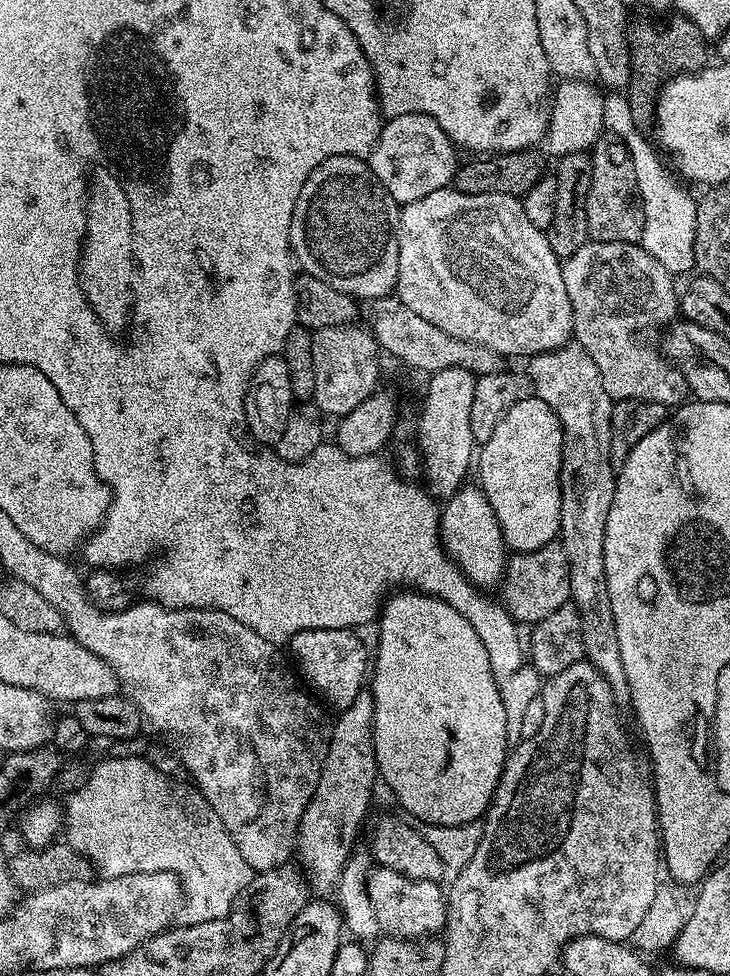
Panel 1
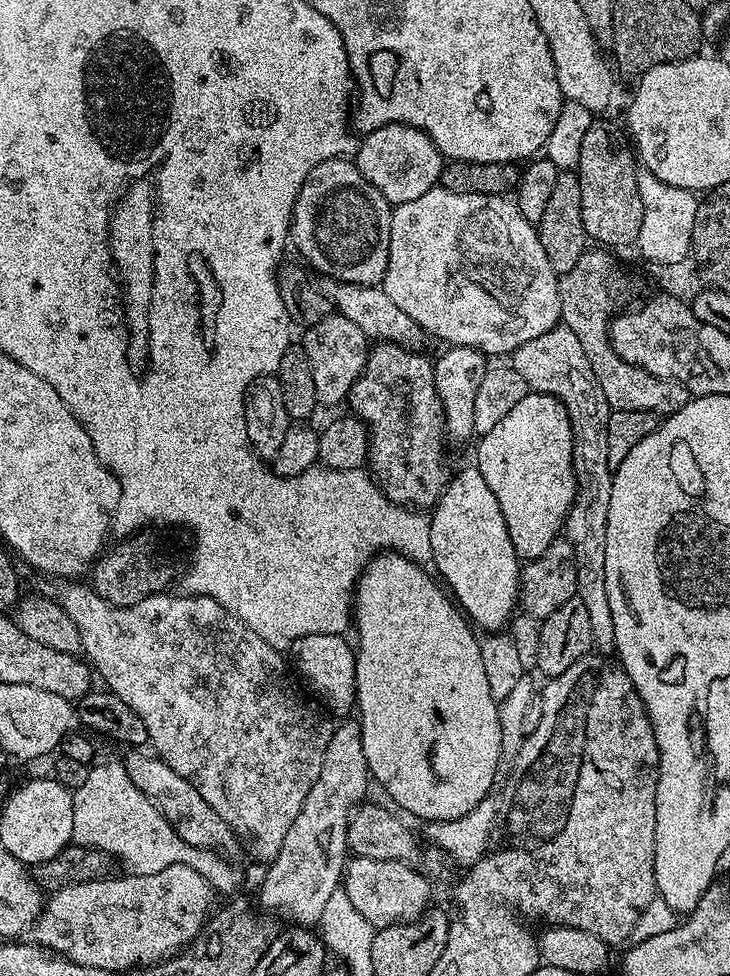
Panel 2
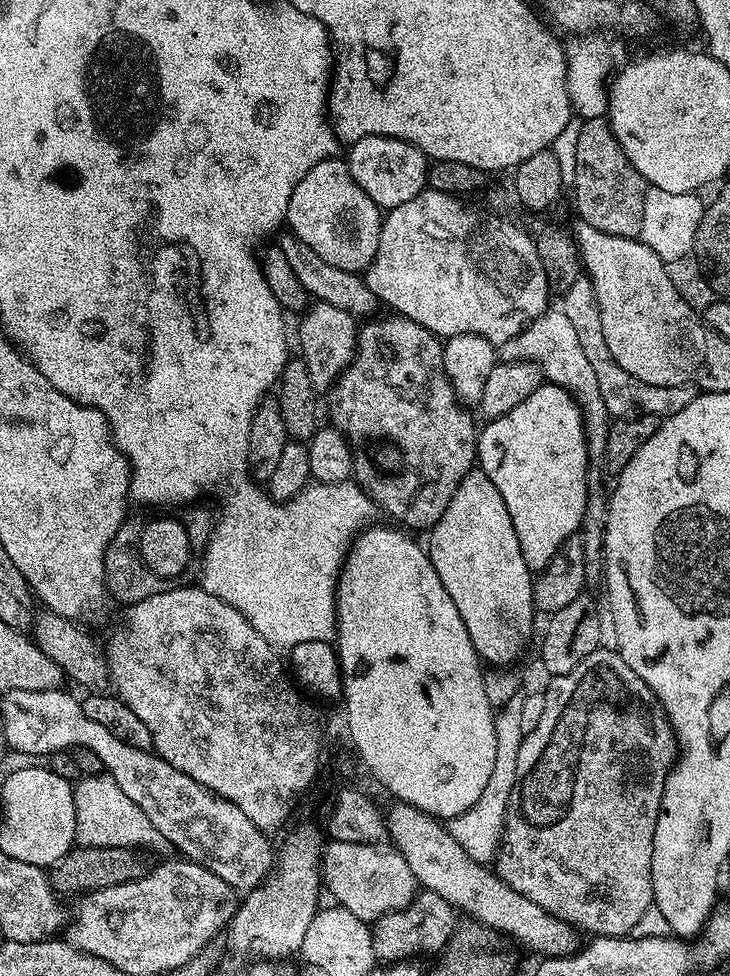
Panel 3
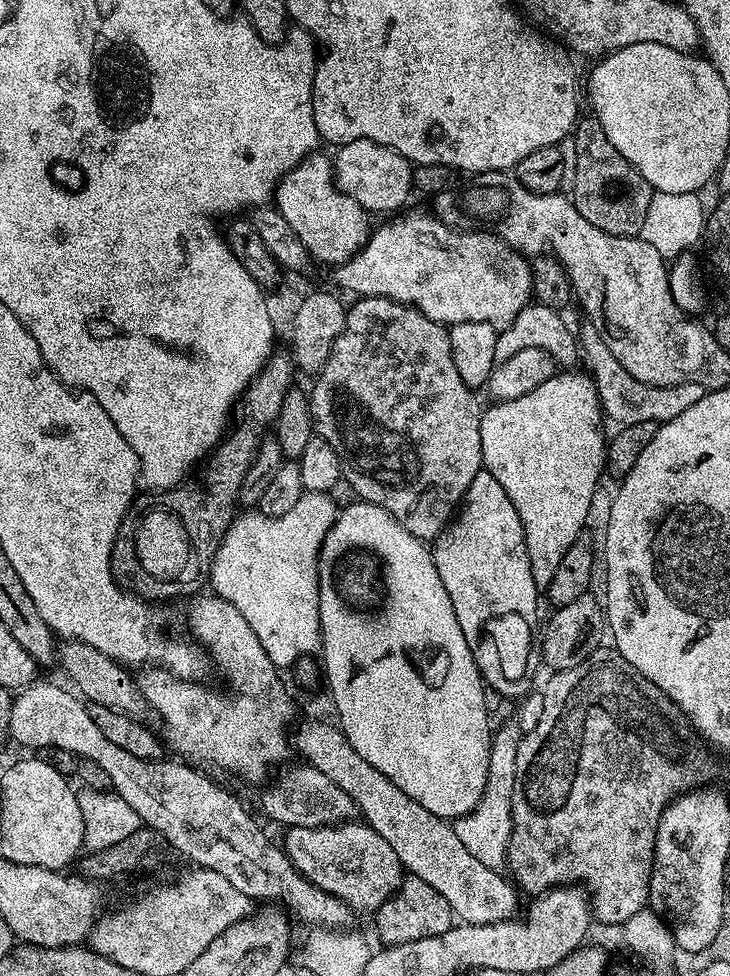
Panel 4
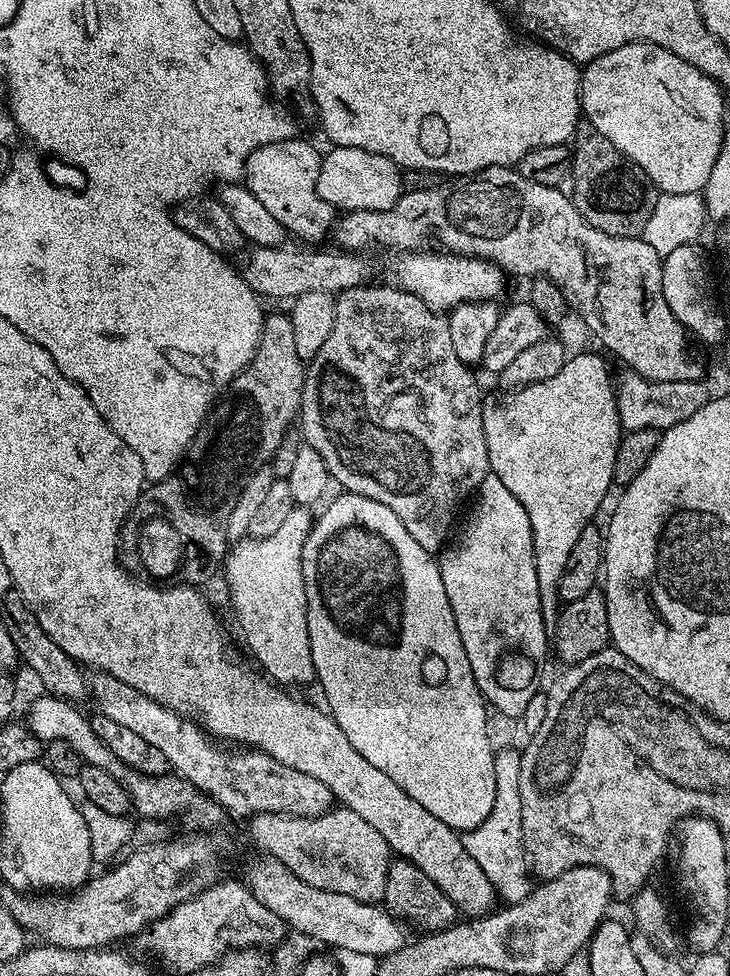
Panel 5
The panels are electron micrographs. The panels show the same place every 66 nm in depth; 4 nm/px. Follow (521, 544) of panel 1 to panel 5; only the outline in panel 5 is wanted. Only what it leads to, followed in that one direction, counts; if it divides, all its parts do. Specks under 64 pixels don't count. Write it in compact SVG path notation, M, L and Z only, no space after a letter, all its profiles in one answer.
M580 352L577 356L569 355L564 361L562 370L558 370L558 374L554 374L554 378L537 384L525 384L512 391L516 392L508 392L505 396L498 397L497 400L485 399L483 401L482 422L484 423L486 446L488 447L488 466L491 475L502 478L503 484L506 485L506 490L510 490L510 494L514 494L514 498L518 498L518 502L522 502L522 506L526 509L526 514L530 517L530 530L534 538L534 570L538 574L540 609L544 619L544 629L552 634L562 609L560 579L566 570L566 562L570 562L570 550L574 550L574 542L578 542L578 534L582 534L584 527L593 523L594 517L592 515L599 510L600 503L603 502L604 495L608 492L608 487L613 487L614 484L612 475L614 474L616 455L618 454L618 446L622 435L619 410L616 405L617 385L614 380L612 384L612 376L608 373L608 364L602 357L595 356L592 352Z

